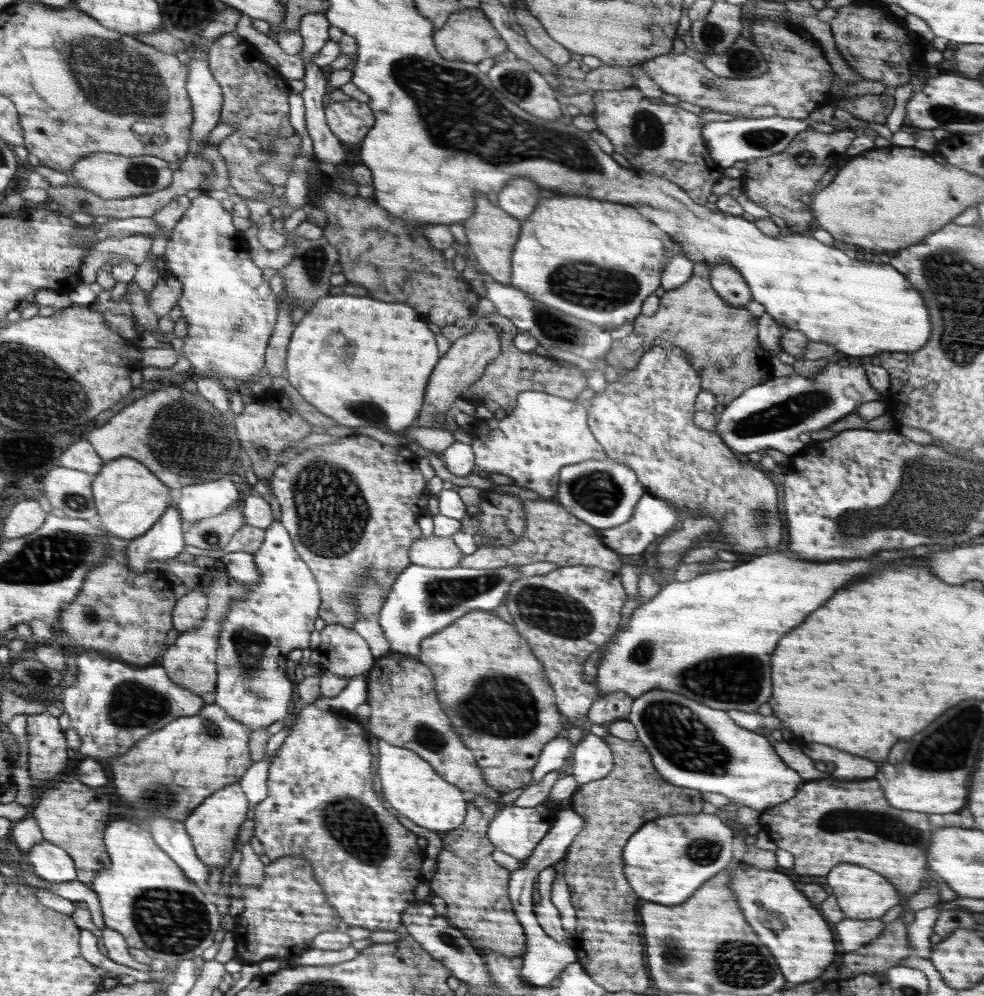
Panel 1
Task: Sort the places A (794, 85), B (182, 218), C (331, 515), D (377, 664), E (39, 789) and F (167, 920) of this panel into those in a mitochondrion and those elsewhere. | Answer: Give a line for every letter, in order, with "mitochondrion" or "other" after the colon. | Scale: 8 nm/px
A: other
B: other
C: mitochondrion
D: other
E: other
F: mitochondrion

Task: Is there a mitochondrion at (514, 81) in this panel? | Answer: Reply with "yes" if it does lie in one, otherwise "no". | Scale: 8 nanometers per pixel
yes

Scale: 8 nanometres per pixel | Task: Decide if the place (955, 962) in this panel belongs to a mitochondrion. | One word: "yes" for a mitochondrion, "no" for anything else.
no

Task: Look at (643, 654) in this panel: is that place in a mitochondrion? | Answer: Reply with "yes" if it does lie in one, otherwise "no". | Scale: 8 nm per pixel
yes

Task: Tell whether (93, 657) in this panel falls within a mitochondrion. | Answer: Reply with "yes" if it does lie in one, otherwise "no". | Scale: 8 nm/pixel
no

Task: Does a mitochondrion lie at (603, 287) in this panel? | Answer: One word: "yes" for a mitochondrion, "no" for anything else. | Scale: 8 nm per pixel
yes

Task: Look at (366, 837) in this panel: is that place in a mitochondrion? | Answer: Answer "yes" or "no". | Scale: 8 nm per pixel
yes

